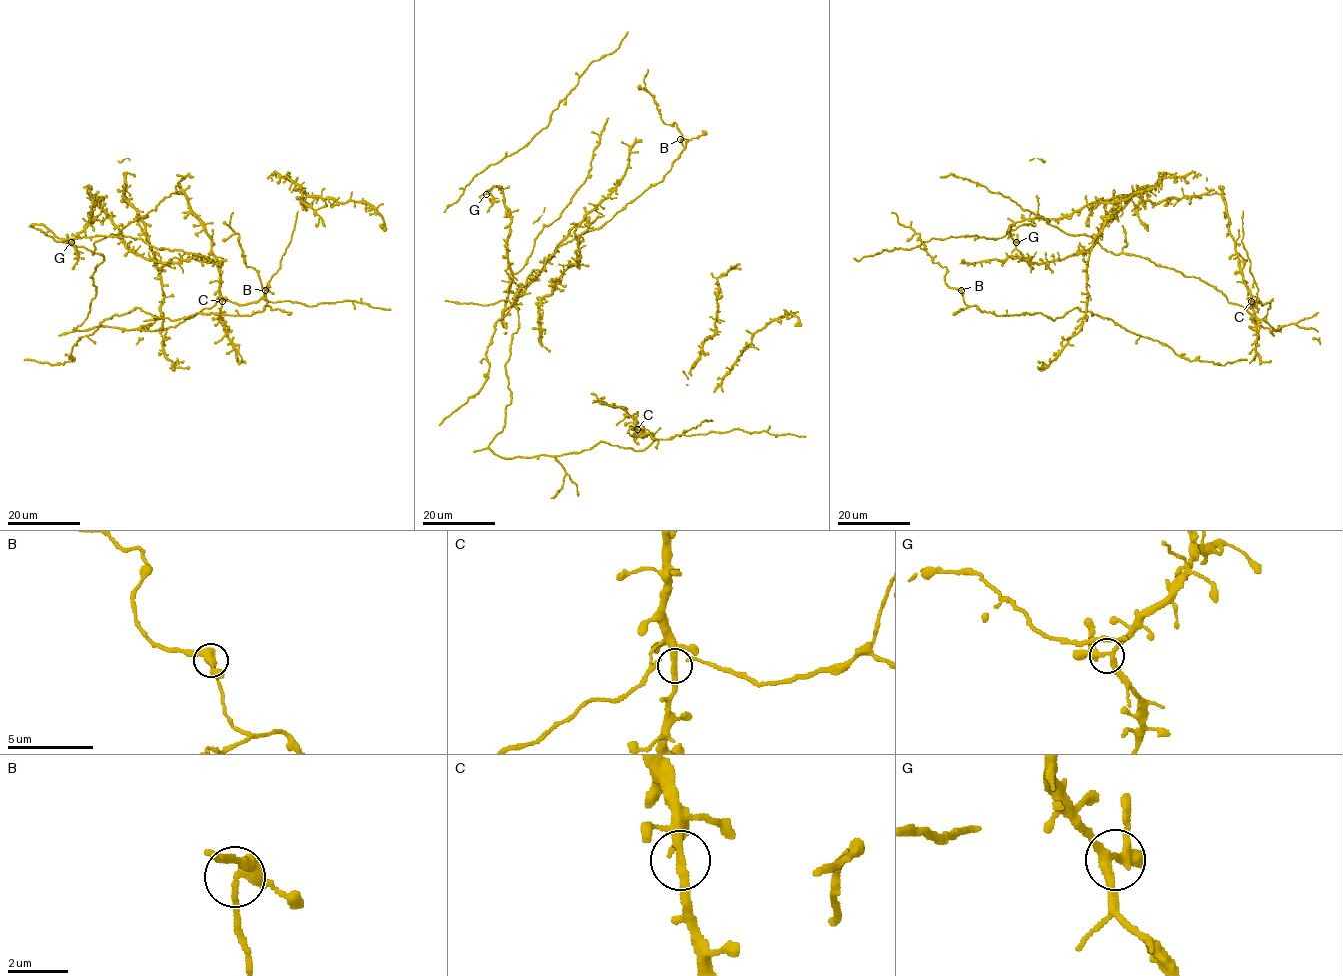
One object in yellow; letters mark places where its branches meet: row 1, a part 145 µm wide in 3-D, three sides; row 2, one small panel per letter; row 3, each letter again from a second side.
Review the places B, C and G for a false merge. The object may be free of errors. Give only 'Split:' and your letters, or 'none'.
Split: none

